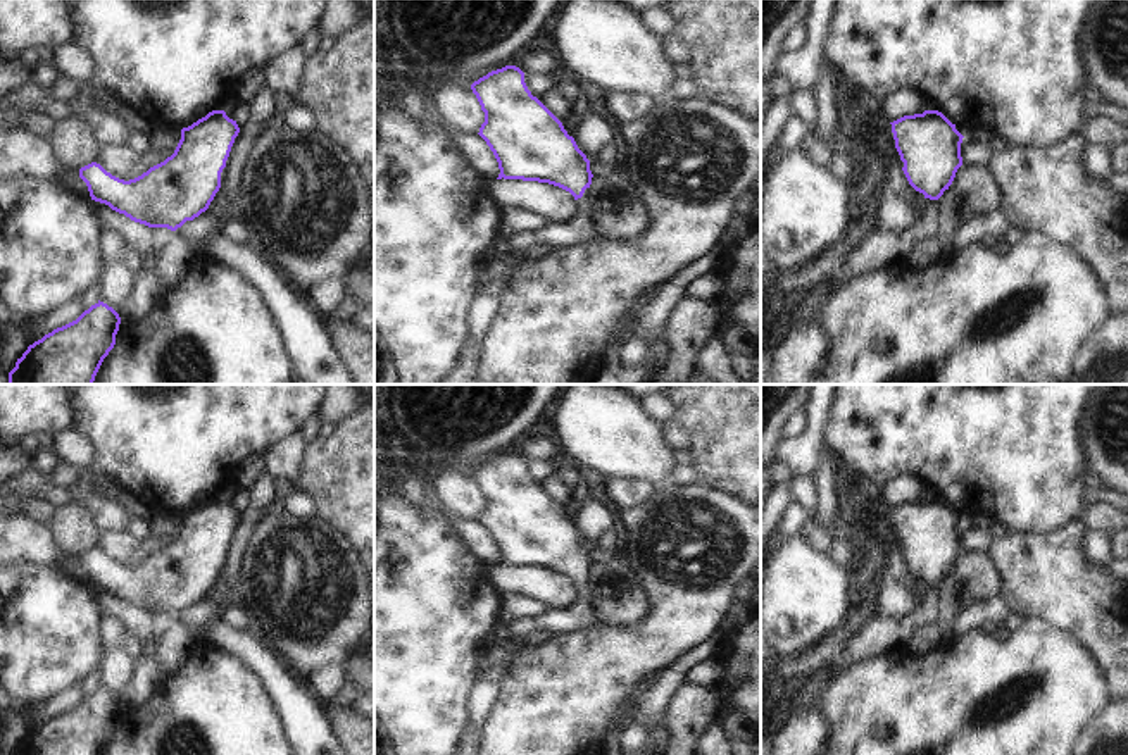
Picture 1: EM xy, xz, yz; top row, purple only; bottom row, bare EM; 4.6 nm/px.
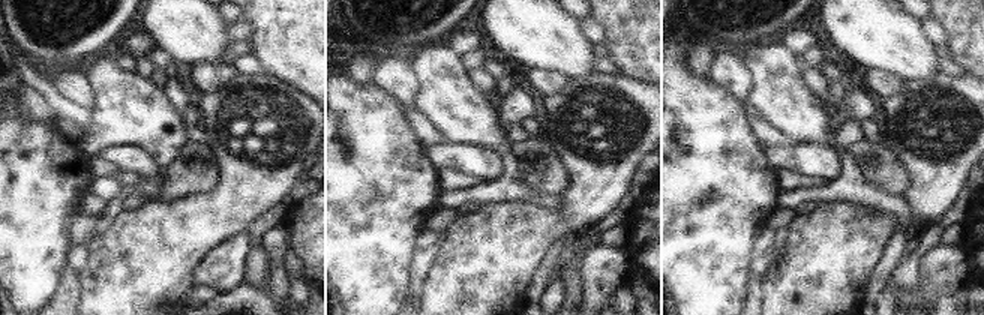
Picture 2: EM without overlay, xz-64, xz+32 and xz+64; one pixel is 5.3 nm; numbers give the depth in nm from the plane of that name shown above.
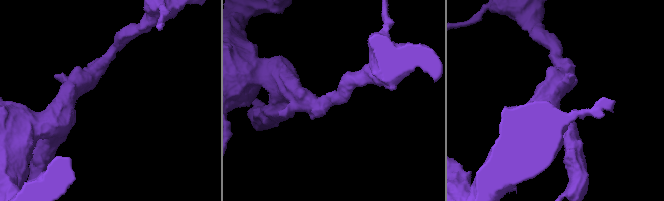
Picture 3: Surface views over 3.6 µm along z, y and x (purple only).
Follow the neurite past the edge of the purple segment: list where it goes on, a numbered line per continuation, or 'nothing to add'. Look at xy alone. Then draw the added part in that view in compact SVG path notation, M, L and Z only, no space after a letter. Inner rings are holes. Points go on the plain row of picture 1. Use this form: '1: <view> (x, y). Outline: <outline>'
nothing to add

